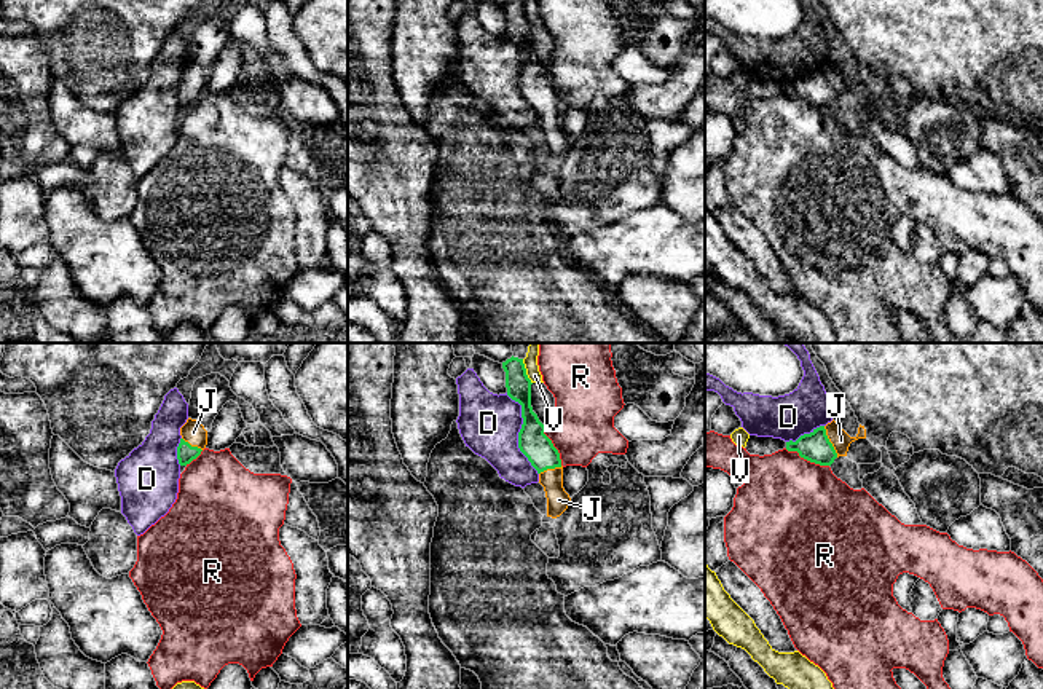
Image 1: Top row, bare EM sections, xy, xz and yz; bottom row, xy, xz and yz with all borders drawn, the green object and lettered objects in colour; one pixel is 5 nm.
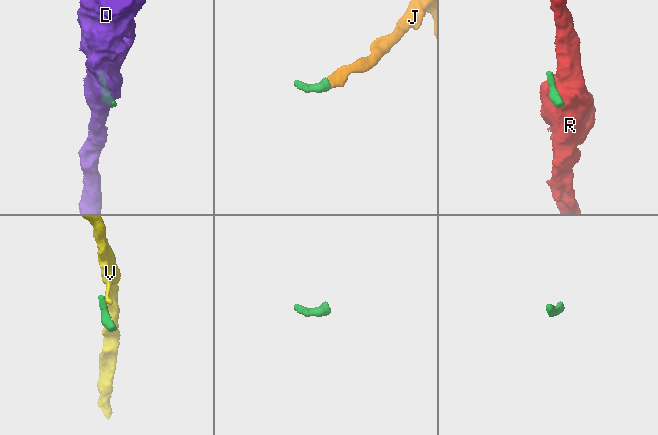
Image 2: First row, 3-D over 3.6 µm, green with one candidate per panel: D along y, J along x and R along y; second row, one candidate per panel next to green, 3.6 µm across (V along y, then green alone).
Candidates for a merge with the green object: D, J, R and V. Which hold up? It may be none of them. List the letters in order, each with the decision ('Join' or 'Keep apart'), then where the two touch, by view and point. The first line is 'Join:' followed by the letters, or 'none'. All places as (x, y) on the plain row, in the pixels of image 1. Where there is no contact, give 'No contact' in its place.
Join: J
D: Keep apart. Touches green at xz (519, 75)
J: Join. Touches green at yz (830, 85)
R: Keep apart. Touches green at yz (807, 102)
V: Keep apart. Touches green at xz (525, 15)

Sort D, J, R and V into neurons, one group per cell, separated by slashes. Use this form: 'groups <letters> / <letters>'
groups D / J / R / V

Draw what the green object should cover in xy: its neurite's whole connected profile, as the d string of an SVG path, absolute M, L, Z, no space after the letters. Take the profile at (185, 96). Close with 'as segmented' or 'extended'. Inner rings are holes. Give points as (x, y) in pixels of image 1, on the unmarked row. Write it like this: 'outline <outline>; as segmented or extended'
outline M188 61L180 70L180 86L177 89L177 102L180 108L196 102L207 88L207 73L198 62Z; extended

